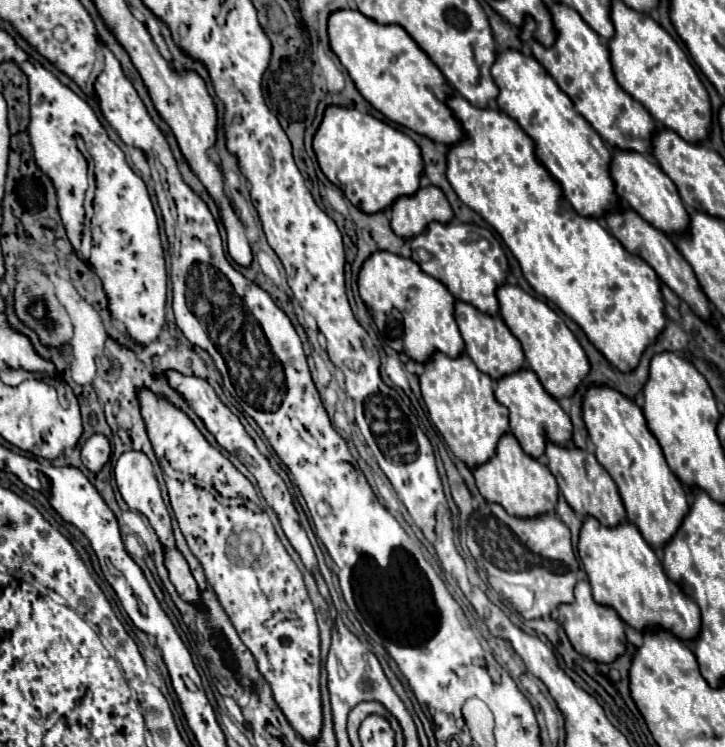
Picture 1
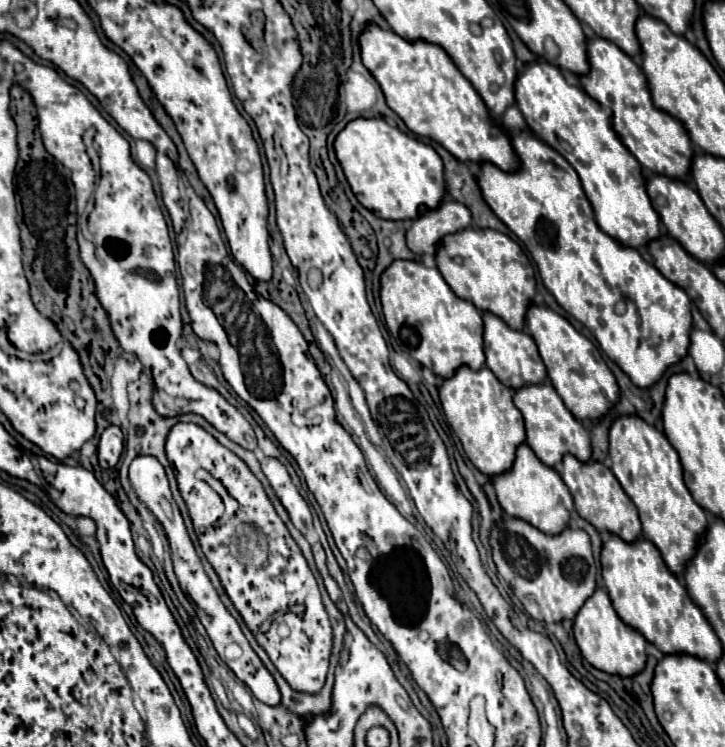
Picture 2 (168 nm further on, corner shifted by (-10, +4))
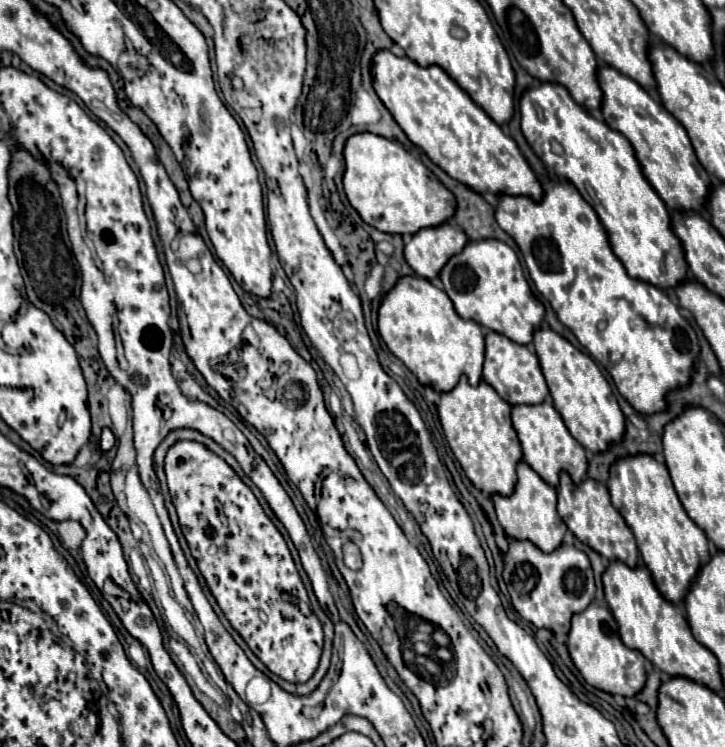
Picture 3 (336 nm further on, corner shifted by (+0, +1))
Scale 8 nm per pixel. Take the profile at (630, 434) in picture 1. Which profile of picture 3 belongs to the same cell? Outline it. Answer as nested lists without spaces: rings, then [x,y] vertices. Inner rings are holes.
[[[652,454],[616,458],[610,466],[608,490],[612,504],[636,536],[642,562],[652,572],[656,588],[666,600],[680,604],[688,592],[688,582],[692,582],[696,570],[700,570],[700,562],[708,558],[708,538],[704,530],[688,518],[680,504],[666,464],[658,462]]]

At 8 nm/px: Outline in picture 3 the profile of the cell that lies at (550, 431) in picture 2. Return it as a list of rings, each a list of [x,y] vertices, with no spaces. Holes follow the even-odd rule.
[[[542,402],[542,404],[518,404],[512,406],[512,424],[518,432],[518,440],[522,444],[522,454],[524,462],[550,486],[558,484],[558,474],[560,470],[568,470],[576,482],[580,478],[586,478],[586,468],[588,468],[588,456],[586,450],[580,442],[576,442],[568,428],[564,426],[560,414],[554,410],[552,402]]]

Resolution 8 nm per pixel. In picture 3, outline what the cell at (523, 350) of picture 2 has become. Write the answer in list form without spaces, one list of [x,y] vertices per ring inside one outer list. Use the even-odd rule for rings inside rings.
[[[486,332],[486,358],[482,380],[488,382],[510,406],[540,404],[548,398],[548,386],[542,376],[538,356],[530,350],[530,346],[516,344],[498,332]]]

